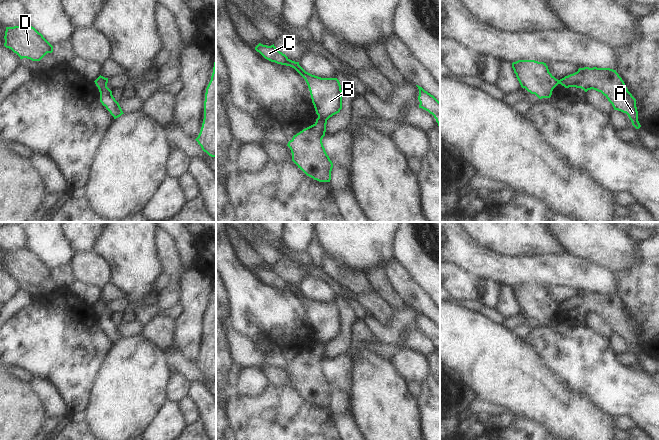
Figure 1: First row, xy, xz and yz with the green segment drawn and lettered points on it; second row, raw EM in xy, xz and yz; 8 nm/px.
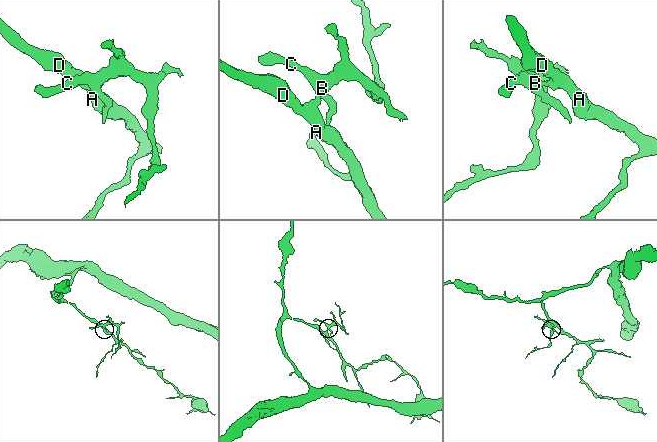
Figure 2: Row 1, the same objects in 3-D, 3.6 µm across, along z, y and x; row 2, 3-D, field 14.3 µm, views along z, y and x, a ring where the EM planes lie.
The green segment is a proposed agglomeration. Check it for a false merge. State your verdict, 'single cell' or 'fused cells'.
fused cells

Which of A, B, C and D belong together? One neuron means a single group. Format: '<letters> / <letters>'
A D / B C

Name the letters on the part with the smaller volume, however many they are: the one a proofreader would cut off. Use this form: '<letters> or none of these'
B, C

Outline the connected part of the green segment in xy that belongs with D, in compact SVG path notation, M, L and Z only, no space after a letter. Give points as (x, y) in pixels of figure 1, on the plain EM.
M29 247L6 251L4 263L4 270L16 277L20 283L40 285L47 277L53 276L53 270Z

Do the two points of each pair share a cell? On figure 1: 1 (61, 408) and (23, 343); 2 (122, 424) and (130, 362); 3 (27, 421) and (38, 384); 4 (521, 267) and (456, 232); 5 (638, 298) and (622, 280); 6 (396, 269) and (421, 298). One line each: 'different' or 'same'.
1: different
2: same
3: different
4: same
5: same
6: same

